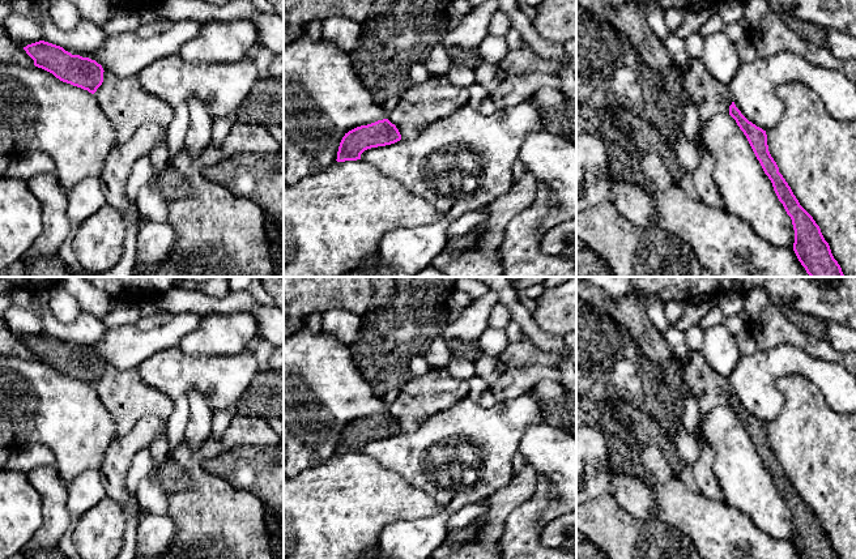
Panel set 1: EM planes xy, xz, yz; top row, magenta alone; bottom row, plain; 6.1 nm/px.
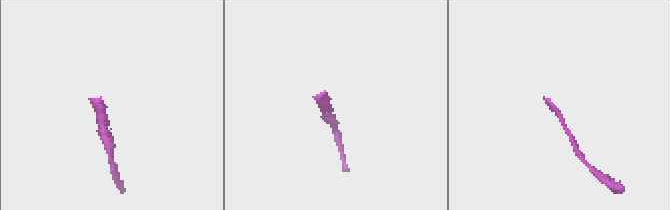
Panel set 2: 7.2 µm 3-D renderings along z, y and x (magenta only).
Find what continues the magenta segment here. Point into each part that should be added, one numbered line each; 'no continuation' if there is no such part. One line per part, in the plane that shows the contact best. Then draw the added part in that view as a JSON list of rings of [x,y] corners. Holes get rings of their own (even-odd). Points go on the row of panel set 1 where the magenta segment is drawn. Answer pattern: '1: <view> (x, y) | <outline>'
no continuation

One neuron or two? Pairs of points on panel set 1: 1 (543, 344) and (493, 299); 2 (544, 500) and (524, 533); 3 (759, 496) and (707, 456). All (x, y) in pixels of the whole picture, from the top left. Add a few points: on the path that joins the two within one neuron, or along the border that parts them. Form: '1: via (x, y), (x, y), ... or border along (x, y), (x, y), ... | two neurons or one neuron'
1: border along (490, 290), (497, 294), (499, 301) | two neurons
2: via (536, 507), (524, 519), (524, 525) | one neuron
3: border along (699, 438), (714, 452), (712, 473), (720, 490) | two neurons

